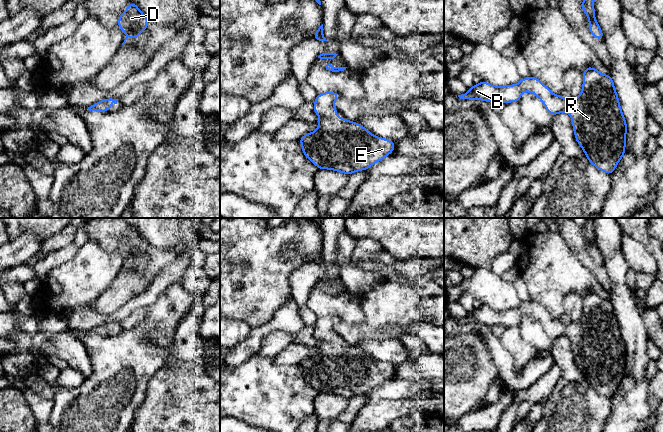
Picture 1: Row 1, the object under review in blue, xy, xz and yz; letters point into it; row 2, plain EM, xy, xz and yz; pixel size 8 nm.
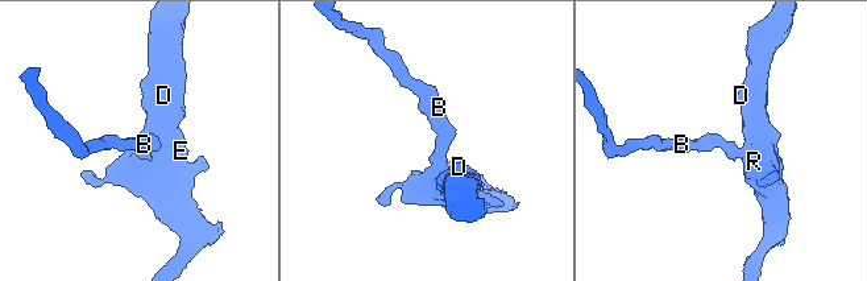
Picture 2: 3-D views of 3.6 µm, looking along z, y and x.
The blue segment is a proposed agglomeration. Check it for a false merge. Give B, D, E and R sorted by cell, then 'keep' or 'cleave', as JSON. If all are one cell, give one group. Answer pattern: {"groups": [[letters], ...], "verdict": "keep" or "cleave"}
{"groups": [["B", "D", "E", "R"]], "verdict": "keep"}

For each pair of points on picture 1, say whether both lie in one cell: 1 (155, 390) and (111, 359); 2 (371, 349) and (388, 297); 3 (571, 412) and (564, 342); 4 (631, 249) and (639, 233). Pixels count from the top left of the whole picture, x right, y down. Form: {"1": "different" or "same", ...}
{"1": "different", "2": "different", "3": "same", "4": "different"}

